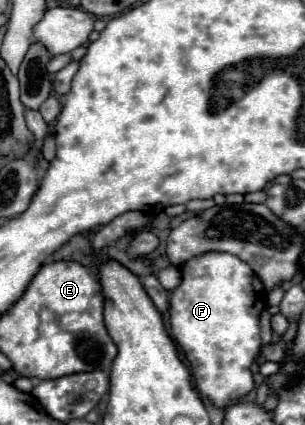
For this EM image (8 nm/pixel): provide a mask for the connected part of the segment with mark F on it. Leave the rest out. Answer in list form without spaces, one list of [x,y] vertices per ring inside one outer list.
[[[204,253],[180,271],[182,283],[170,295],[170,331],[192,367],[200,395],[224,409],[254,389],[250,365],[262,345],[258,317],[266,309],[264,287],[252,267],[230,253]]]

